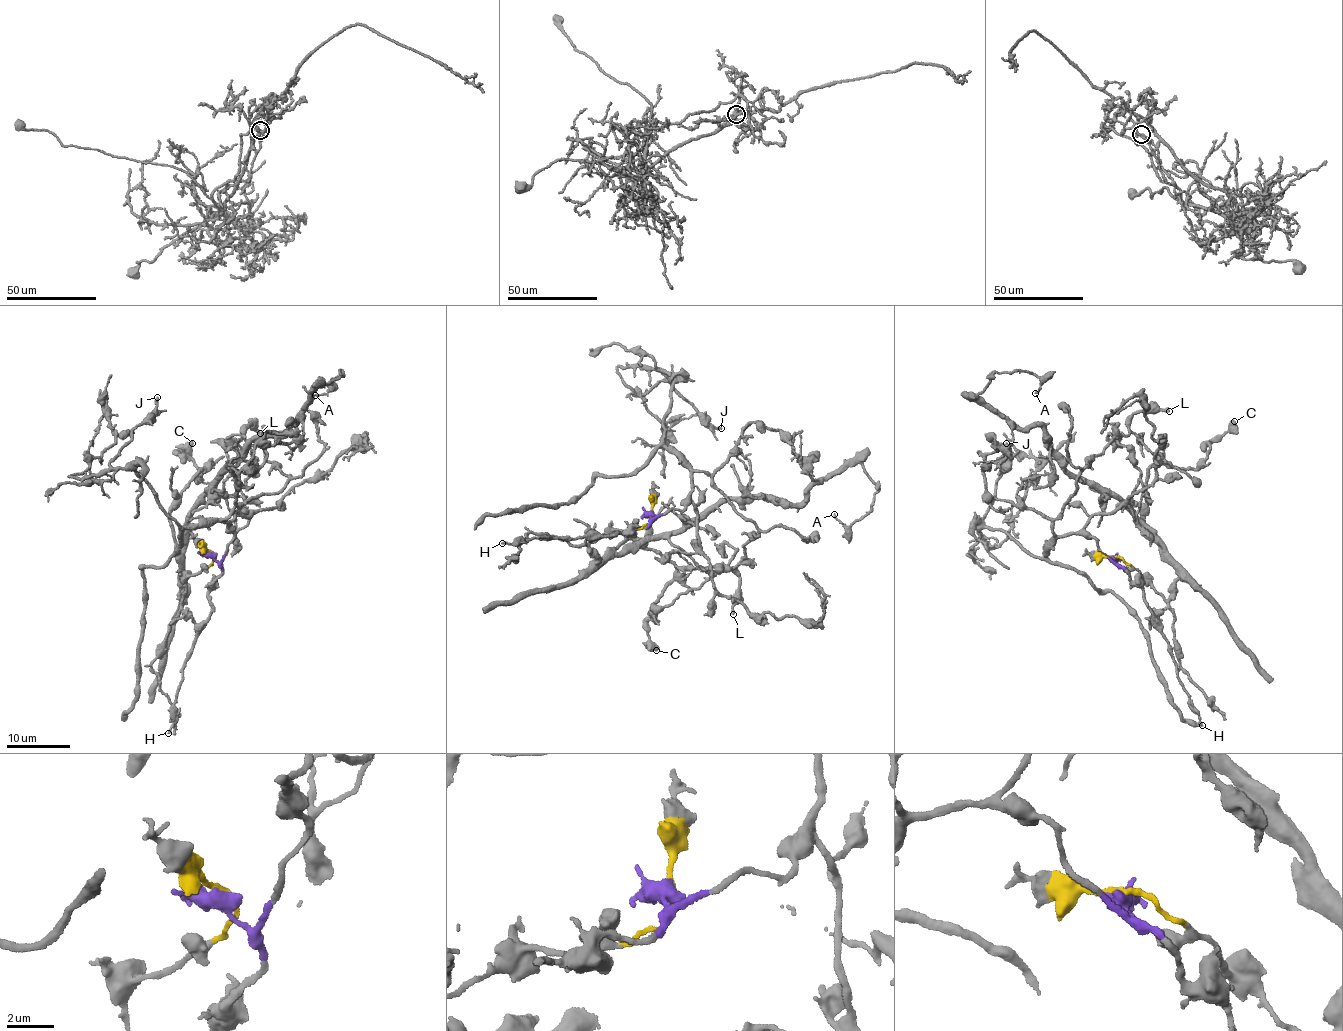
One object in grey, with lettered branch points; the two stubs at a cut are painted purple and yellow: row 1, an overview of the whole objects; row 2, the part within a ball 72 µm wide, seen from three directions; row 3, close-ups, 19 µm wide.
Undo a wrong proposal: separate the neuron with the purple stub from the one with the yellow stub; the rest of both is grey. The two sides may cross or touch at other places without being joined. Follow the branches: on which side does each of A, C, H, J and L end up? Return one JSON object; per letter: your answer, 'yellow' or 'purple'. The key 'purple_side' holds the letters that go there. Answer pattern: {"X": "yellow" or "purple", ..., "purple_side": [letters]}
{"A": "yellow", "C": "yellow", "H": "purple", "J": "purple", "L": "purple", "purple_side": ["H", "J", "L"]}

